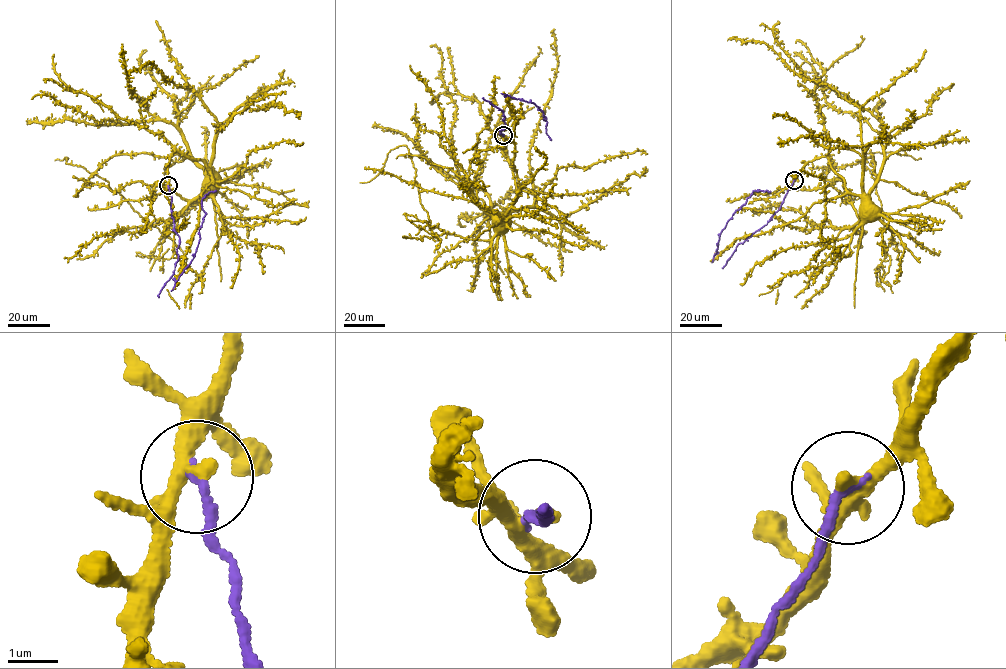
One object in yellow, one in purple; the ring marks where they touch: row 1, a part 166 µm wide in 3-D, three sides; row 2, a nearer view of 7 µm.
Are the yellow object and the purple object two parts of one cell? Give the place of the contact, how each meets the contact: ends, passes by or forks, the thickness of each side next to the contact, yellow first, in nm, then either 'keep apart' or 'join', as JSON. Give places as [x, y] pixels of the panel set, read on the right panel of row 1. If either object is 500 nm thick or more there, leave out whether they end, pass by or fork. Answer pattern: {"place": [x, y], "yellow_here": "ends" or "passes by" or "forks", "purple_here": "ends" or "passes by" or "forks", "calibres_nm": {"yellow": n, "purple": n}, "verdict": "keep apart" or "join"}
{"place": [794, 180], "yellow_here": "passes by", "purple_here": "ends", "calibres_nm": {"yellow": 260, "purple": 190}, "verdict": "keep apart"}

